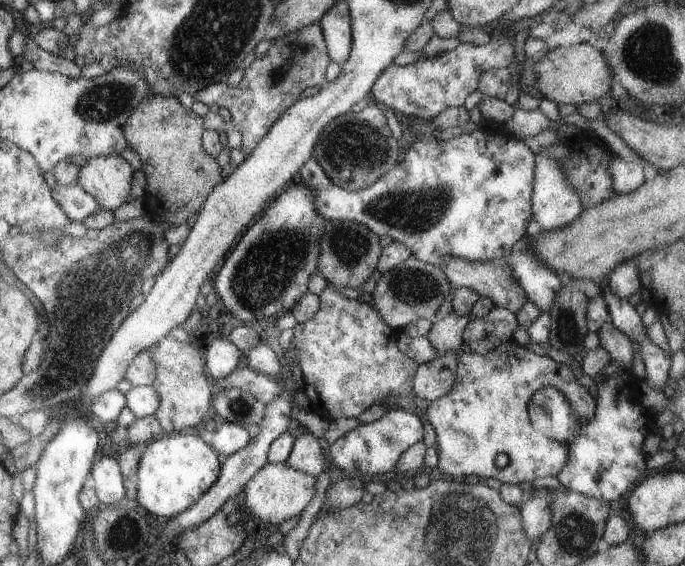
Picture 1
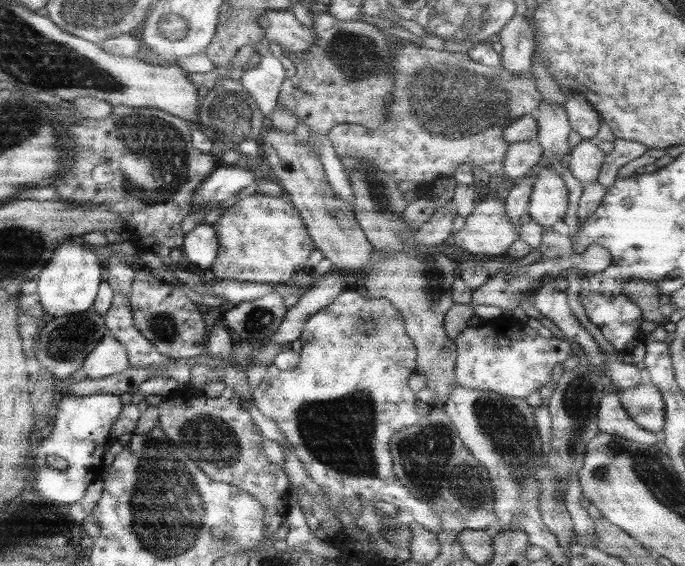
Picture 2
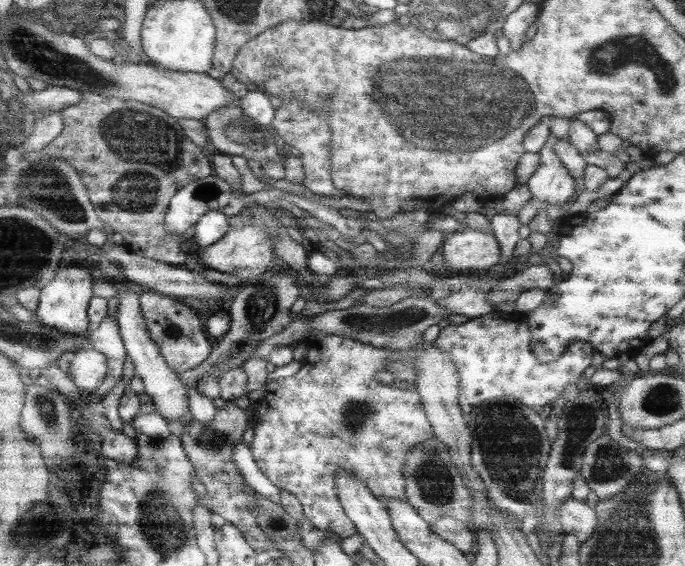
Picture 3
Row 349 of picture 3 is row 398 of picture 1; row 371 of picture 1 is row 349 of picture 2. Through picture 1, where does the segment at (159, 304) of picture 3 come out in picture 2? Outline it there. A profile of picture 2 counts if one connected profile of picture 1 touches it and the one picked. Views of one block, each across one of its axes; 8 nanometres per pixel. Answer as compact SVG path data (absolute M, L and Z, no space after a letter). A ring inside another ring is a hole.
M138 265L128 302L134 326L162 355L171 359L186 359L205 352L207 336L203 314L181 289L174 288L160 277L152 275L149 269Z

